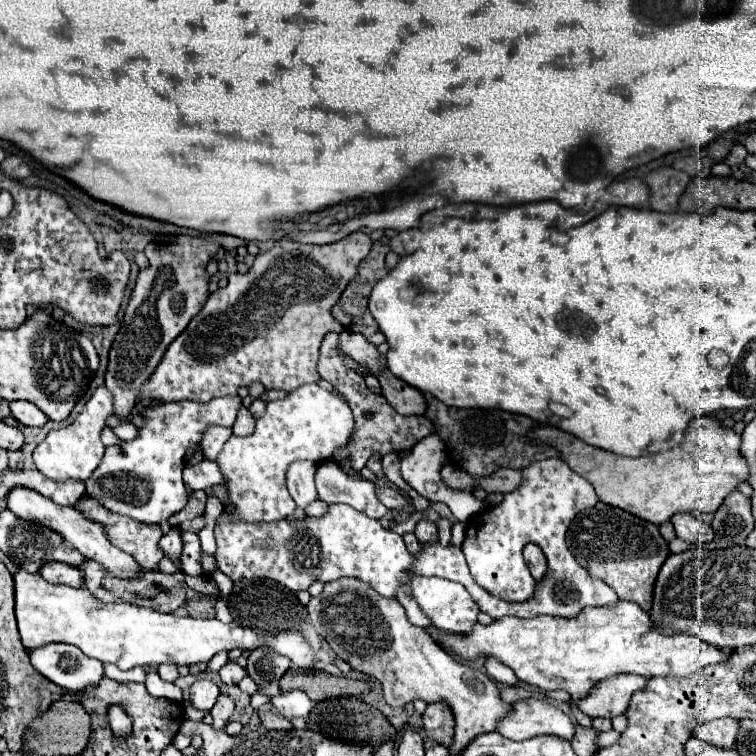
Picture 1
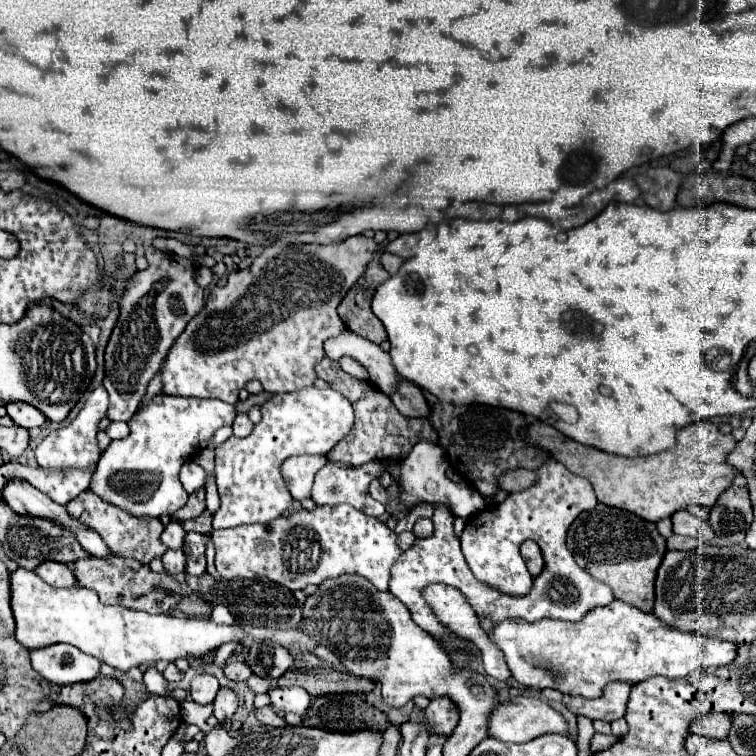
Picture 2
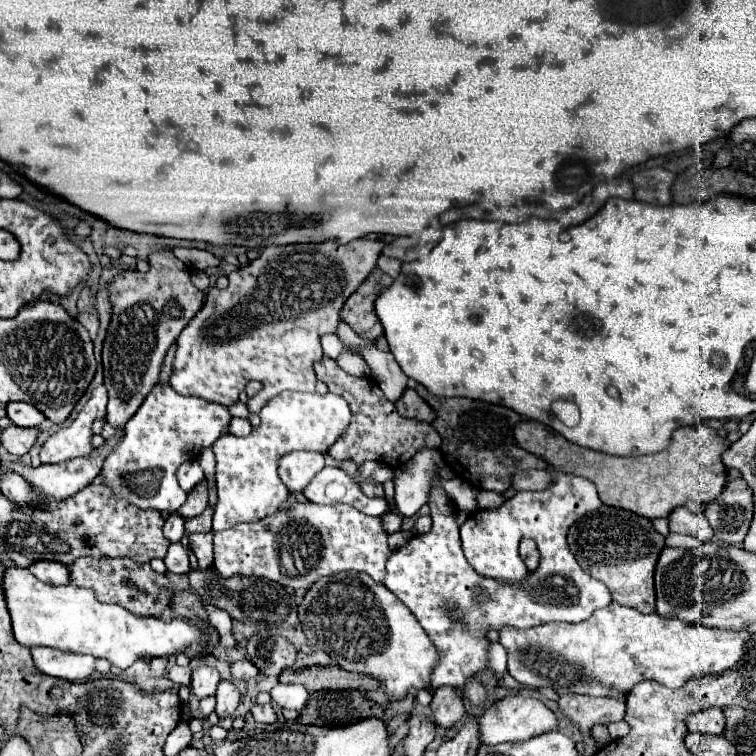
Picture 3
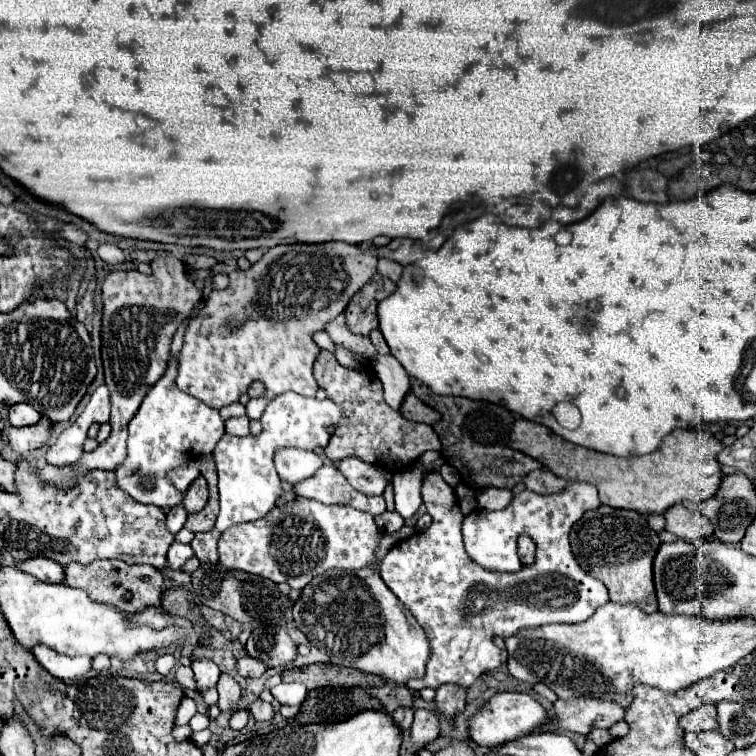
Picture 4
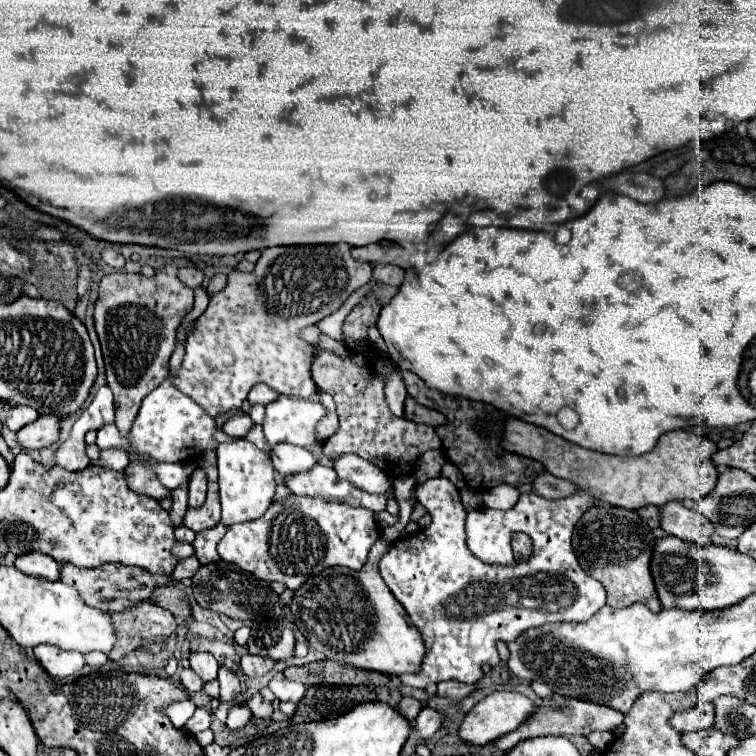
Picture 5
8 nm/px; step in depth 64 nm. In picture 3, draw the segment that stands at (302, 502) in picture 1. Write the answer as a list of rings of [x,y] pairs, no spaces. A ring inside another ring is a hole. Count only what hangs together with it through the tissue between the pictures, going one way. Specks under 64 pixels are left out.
[[[290,452],[278,462],[280,478],[290,492],[304,492],[304,488],[322,468],[324,454],[318,452]]]

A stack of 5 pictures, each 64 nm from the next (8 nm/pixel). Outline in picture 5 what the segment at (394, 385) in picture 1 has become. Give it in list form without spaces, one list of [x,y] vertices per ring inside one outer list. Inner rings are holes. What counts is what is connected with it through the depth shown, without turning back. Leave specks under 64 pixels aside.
[[[412,396],[406,398],[404,418],[412,420],[412,422],[418,422],[418,424],[428,424],[428,426],[438,426],[438,424],[446,422],[444,414],[440,414],[438,410],[432,410],[432,408],[426,408],[426,406],[418,404]]]

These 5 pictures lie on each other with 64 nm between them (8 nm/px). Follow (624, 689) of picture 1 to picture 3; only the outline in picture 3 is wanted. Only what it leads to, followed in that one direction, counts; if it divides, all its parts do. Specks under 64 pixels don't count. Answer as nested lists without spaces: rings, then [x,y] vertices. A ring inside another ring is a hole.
[[[580,694],[560,696],[560,708],[572,718],[572,722],[580,728],[584,736],[588,736],[594,724],[610,724],[624,718],[626,700],[620,698],[590,698]]]

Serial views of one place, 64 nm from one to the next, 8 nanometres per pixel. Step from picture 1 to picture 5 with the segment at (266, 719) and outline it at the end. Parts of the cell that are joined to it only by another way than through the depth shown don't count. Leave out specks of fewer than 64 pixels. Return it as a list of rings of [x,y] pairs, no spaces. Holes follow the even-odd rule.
[[[260,694],[252,696],[252,700],[248,700],[248,708],[252,710],[254,718],[270,718],[272,716],[272,702],[262,700]]]

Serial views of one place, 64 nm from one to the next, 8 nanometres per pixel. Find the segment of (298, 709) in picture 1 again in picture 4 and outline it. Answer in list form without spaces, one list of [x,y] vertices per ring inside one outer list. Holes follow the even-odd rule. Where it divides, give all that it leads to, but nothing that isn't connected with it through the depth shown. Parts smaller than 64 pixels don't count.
[[[278,684],[272,690],[272,696],[286,706],[300,706],[308,694],[308,690],[304,688],[304,684]]]

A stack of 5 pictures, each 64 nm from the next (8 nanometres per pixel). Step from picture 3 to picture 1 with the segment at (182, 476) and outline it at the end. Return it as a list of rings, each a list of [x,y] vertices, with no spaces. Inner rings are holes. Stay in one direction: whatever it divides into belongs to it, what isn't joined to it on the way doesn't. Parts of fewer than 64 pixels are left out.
[[[204,460],[202,464],[196,464],[194,470],[184,472],[184,482],[190,484],[194,490],[206,490],[214,484],[224,484],[226,476],[220,472],[218,462]]]

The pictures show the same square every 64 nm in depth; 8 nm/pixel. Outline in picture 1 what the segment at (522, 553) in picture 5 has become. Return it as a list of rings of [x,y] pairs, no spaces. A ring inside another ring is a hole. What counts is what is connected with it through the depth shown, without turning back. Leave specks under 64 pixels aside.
[[[528,544],[524,548],[524,560],[526,560],[534,580],[540,582],[544,578],[544,574],[546,574],[546,556],[542,554],[542,550],[536,544]]]

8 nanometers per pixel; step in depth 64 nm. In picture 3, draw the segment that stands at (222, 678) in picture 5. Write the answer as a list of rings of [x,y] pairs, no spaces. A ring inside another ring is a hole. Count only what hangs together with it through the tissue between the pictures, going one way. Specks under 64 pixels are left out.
[[[220,680],[218,692],[216,692],[216,714],[218,714],[218,718],[232,716],[234,710],[238,708],[238,702],[240,702],[240,694],[238,694],[236,686],[230,684],[228,680]]]

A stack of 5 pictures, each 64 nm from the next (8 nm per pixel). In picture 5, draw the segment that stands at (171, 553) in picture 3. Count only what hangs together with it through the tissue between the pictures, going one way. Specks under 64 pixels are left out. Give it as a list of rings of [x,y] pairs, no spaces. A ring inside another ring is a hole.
[[[176,542],[176,544],[172,546],[172,556],[174,556],[176,560],[184,560],[184,558],[188,558],[188,556],[192,556],[192,554],[194,554],[192,544],[186,544],[186,542]]]

